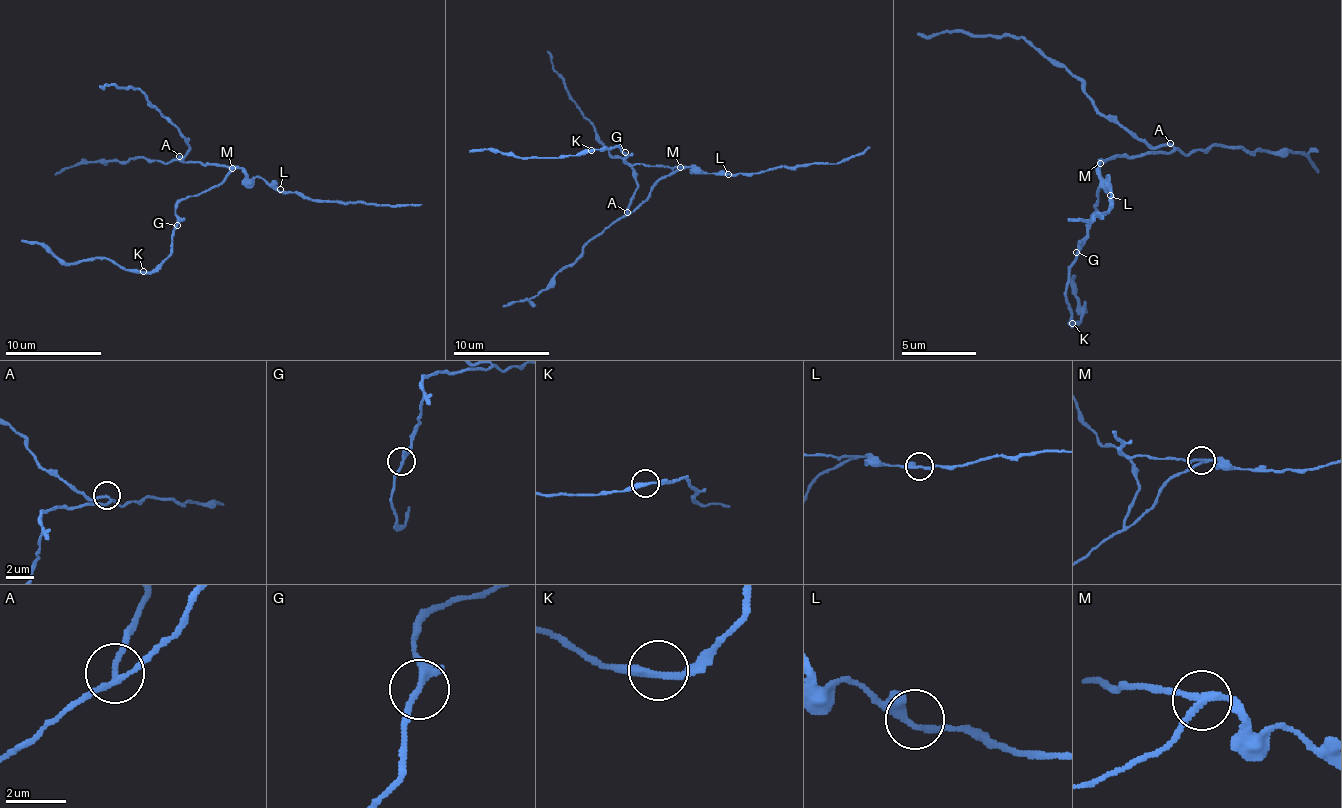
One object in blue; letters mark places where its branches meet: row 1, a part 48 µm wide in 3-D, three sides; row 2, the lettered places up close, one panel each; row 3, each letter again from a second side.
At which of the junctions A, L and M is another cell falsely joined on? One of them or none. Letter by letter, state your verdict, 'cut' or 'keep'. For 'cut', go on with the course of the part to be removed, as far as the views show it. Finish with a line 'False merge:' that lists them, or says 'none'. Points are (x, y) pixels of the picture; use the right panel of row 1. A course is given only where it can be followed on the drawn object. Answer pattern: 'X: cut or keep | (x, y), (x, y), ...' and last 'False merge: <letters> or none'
A: keep
L: keep
M: cut | (1099, 162), (1087, 240), (1069, 271), (1065, 297), (1072, 323), (1084, 304), (1084, 312), (1076, 274)
False merge: M

